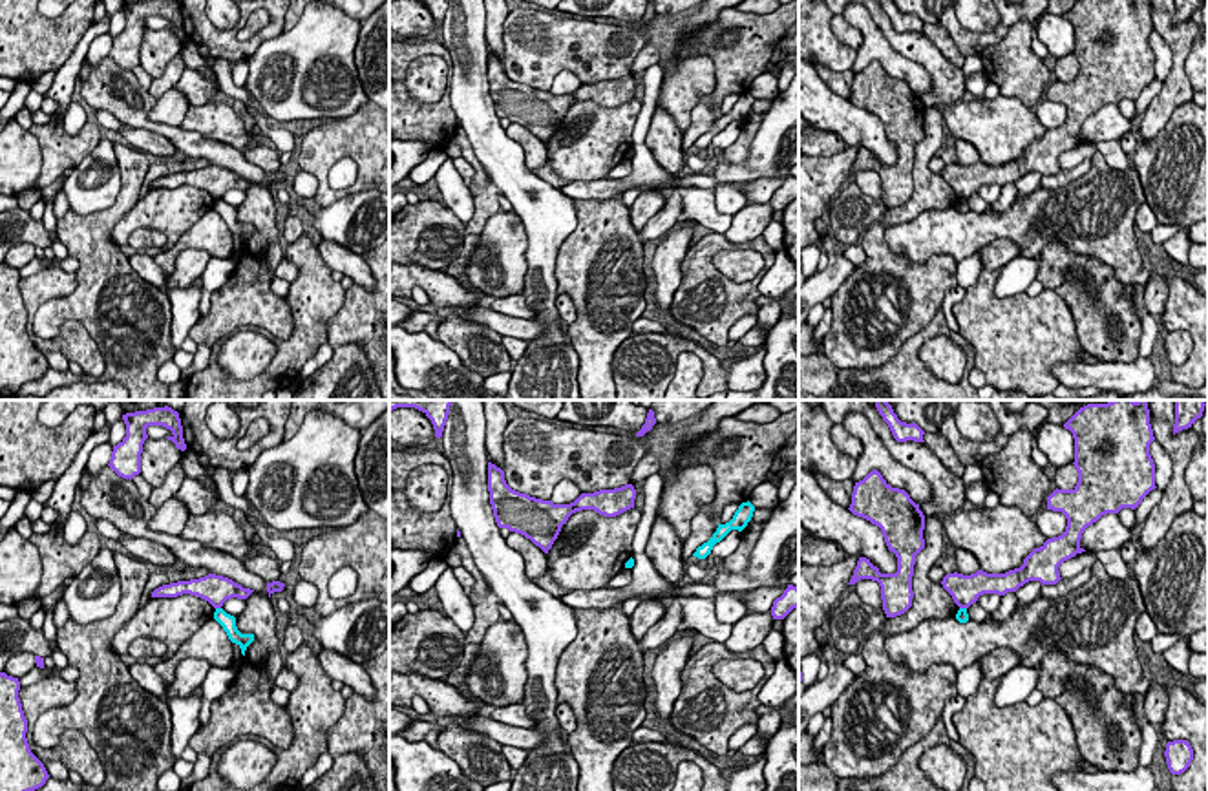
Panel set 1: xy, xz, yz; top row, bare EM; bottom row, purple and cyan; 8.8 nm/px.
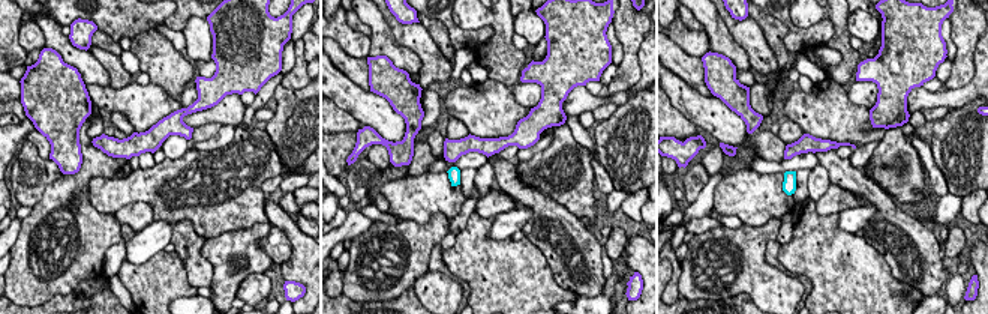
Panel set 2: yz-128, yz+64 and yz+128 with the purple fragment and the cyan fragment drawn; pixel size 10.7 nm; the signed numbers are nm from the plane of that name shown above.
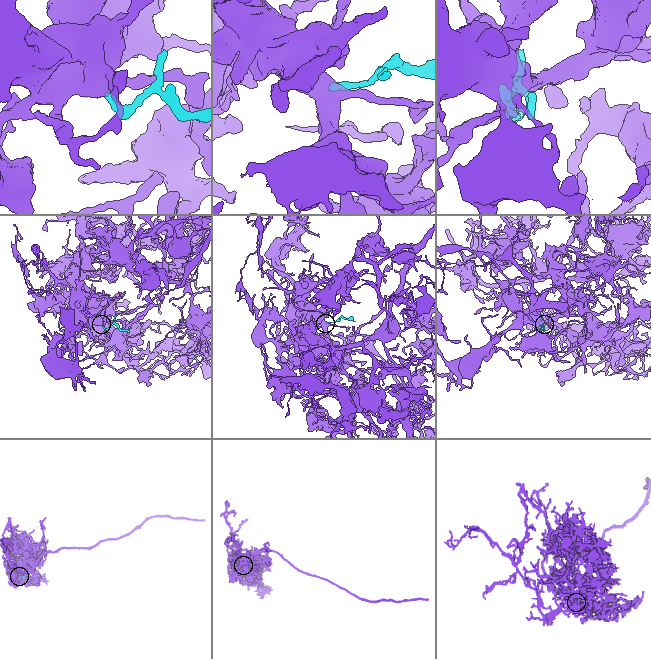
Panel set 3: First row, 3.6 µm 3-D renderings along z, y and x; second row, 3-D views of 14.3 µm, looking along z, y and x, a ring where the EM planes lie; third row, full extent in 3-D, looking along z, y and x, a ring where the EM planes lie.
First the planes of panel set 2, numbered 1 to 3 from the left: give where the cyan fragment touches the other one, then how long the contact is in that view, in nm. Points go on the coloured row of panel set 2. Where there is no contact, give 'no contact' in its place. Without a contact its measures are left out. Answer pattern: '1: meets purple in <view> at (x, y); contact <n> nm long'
1: no contact
2: no contact
3: no contact

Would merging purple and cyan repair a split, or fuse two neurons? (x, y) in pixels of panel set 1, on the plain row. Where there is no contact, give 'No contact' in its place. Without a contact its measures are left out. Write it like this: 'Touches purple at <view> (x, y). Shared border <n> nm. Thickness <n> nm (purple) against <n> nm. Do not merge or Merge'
Touches purple at xy (218, 198). Shared border 50 nm. Thickness 260 nm (purple) against 140 nm. Do not merge

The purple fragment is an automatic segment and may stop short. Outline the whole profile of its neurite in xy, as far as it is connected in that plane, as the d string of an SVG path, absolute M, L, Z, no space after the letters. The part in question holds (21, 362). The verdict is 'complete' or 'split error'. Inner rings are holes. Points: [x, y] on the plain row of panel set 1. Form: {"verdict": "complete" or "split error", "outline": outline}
{"verdict": "complete", "outline": "M0 263L0 396L15 398L24 384L49 369L44 354L31 343L27 311L18 289L18 269Z"}

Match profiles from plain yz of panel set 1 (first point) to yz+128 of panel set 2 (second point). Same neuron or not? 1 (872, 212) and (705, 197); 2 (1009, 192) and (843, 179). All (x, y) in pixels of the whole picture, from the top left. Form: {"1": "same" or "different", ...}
{"1": "different", "2": "different"}

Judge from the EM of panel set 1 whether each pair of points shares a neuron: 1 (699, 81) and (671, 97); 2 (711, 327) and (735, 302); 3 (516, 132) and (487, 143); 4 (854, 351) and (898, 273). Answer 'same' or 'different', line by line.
1: same
2: same
3: different
4: same

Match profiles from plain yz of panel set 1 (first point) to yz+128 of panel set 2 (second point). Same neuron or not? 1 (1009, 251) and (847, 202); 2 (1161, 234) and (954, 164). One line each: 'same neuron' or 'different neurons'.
1: same neuron
2: different neurons

